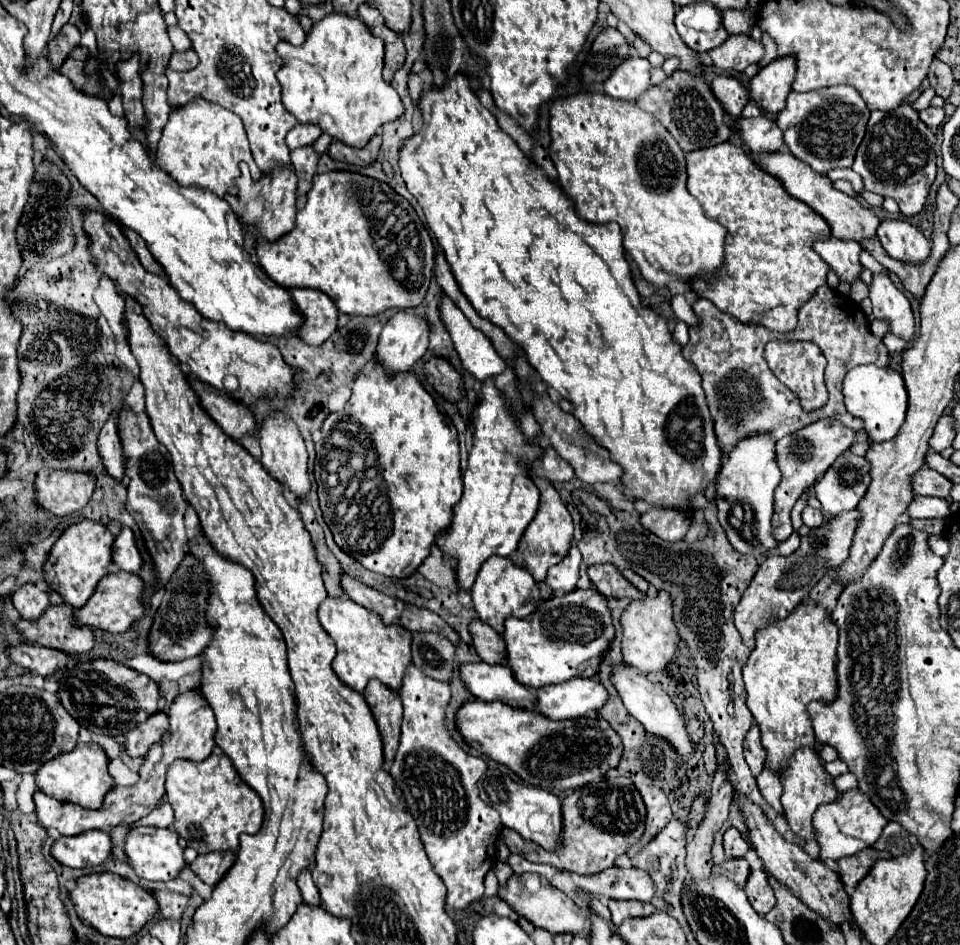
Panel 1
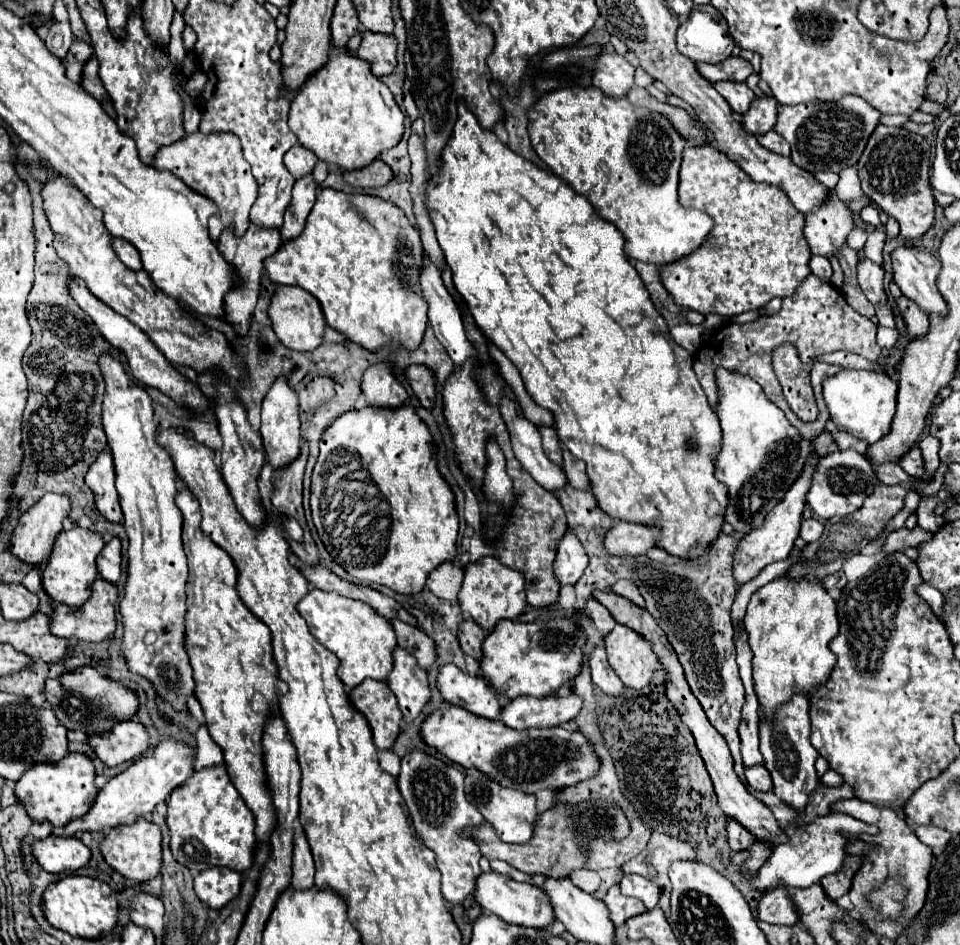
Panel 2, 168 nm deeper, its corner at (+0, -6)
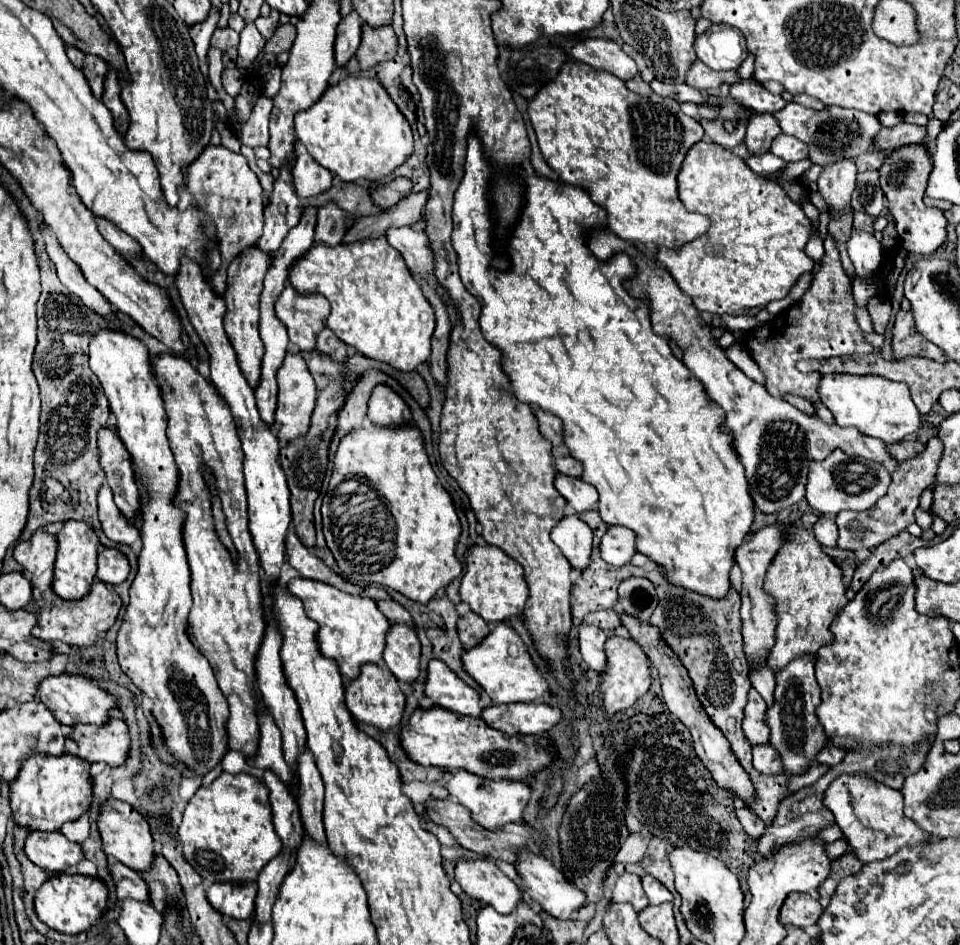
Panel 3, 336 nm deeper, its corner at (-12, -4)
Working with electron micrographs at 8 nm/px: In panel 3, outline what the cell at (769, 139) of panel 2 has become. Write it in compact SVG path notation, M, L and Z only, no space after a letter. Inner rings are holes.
M780 133L772 141L770 153L784 159L784 161L800 161L800 159L808 157L808 147L800 139L796 139L792 135L786 135L786 133Z

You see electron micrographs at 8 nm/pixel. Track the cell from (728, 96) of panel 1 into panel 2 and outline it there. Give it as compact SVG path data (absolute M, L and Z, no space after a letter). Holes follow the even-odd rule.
M720 81L714 85L716 91L728 101L728 105L732 107L732 111L736 113L746 113L750 103L756 99L754 91L748 89L746 83L732 83L732 81Z

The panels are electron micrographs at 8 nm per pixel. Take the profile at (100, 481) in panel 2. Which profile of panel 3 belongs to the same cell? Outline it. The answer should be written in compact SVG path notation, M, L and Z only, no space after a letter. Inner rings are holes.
M102 485L98 491L98 517L108 539L124 545L142 543L138 525L130 523L130 519L124 517L124 513L116 507L112 489L108 485Z

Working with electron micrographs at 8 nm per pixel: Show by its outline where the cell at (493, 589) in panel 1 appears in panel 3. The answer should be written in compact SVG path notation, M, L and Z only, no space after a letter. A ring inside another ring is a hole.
M472 547L468 551L468 567L462 577L460 597L488 623L500 623L508 617L522 615L528 601L528 585L524 581L524 571L514 559L510 559L498 547Z

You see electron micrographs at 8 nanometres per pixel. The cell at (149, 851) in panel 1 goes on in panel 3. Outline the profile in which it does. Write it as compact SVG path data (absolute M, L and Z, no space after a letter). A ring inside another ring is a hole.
M118 799L104 803L100 817L98 817L98 829L100 829L100 837L102 837L102 851L110 859L124 863L126 867L130 867L138 873L144 873L152 867L152 863L154 863L154 847L152 847L154 839L150 833L150 825L142 815L138 815L138 811L130 803L124 803Z

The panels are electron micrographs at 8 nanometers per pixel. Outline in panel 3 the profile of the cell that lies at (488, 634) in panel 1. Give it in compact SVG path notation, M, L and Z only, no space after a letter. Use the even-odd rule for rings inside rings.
M472 611L466 613L464 617L460 617L460 621L458 621L458 635L466 649L480 645L480 641L488 633L490 633L490 625L484 619L480 619L480 615L476 615Z

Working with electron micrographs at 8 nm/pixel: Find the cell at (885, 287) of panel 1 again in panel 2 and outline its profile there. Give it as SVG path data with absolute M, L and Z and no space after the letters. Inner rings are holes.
M862 259L858 261L858 283L860 289L864 291L864 295L870 299L870 303L884 303L888 301L886 291L884 291L884 269L880 265L876 265L870 259Z

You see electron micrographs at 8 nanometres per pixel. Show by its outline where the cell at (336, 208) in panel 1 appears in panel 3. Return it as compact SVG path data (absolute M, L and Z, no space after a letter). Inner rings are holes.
M386 237L364 239L356 243L338 243L336 247L318 241L304 257L294 261L294 265L288 269L288 279L300 293L322 293L332 305L326 327L330 327L338 335L338 339L342 339L346 345L354 345L366 357L384 361L400 371L414 371L420 363L428 361L430 339L436 327L434 309L424 297L422 287L414 281L404 257L388 243Z

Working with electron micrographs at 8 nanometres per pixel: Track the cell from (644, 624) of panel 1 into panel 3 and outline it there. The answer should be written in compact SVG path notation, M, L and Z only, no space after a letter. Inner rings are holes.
M610 637L606 641L606 655L608 655L608 667L604 669L602 677L602 695L604 695L604 709L608 717L612 717L616 711L628 709L634 705L634 701L642 695L648 693L652 685L652 675L650 675L650 659L644 653L644 649L630 637Z

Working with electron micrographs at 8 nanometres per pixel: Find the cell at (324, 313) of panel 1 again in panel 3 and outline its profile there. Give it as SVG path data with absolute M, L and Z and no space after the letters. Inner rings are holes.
M286 283L276 301L276 315L286 325L292 345L300 351L314 351L316 337L326 327L324 321L330 315L330 303L318 293L298 293Z

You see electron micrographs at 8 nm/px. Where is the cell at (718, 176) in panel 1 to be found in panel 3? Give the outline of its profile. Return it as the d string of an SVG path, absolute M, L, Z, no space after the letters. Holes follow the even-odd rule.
M708 141L692 145L678 175L678 195L688 211L706 213L712 219L712 227L704 233L704 237L694 239L680 249L658 249L656 259L666 265L678 287L692 297L698 311L712 315L728 313L754 317L760 309L766 307L766 303L784 299L796 281L814 269L814 261L804 251L808 239L812 237L814 223L780 185L756 175L740 157L732 155L728 149Z

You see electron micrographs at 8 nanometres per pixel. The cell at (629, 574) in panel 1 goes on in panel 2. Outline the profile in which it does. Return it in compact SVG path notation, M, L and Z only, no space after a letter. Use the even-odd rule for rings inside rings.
M628 579L616 581L610 591L616 593L616 595L620 595L620 597L624 597L624 599L628 599L628 601L632 601L632 603L638 605L638 607L644 607L644 599L642 599L638 587L636 587L632 581L628 581Z

